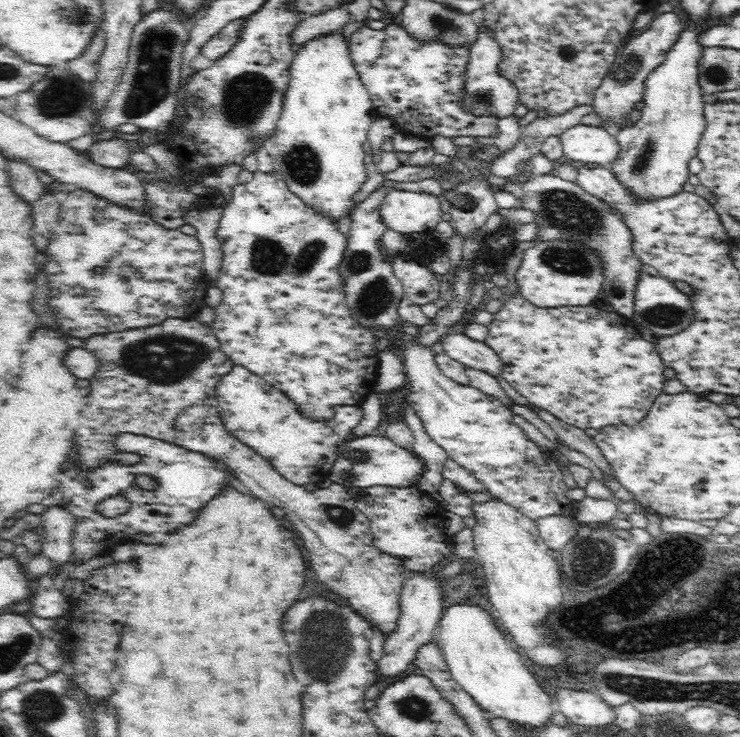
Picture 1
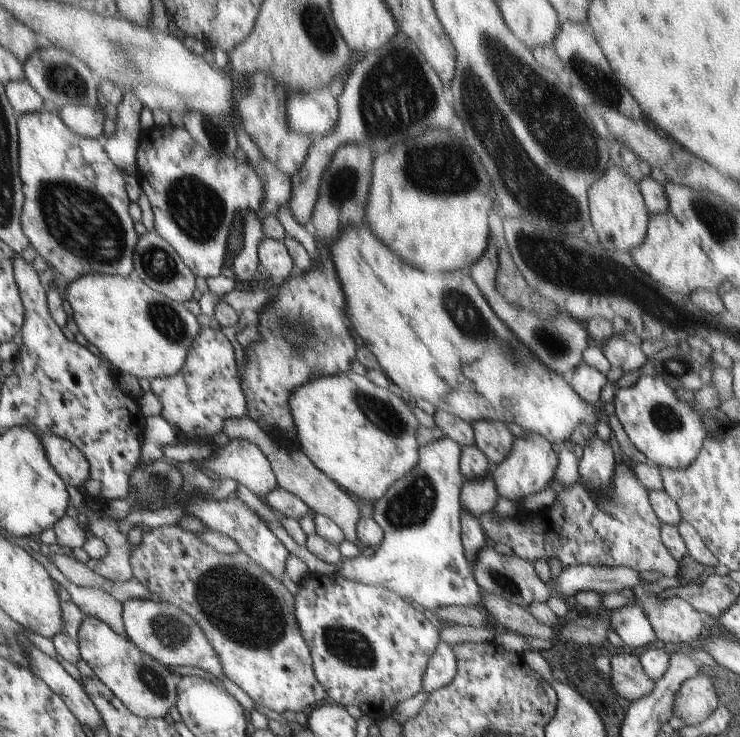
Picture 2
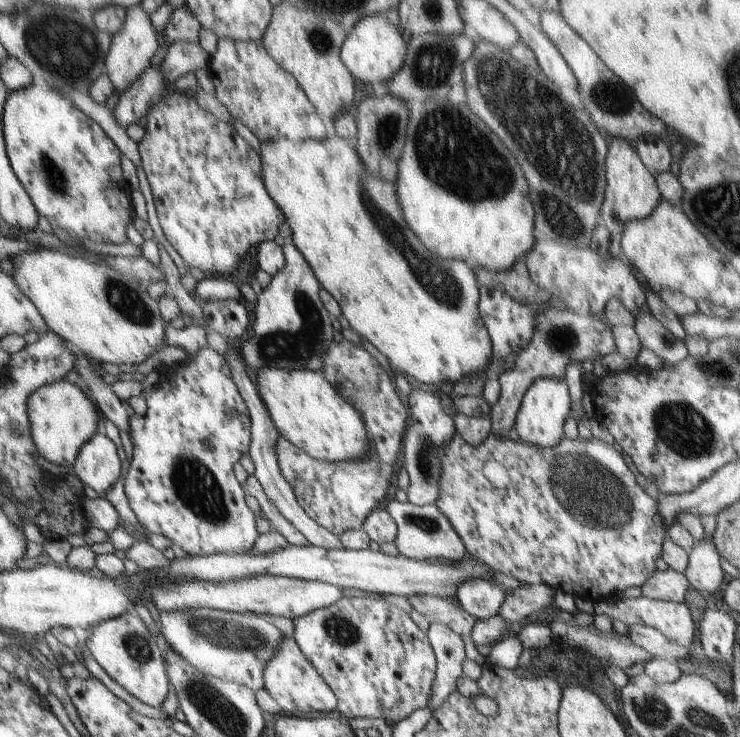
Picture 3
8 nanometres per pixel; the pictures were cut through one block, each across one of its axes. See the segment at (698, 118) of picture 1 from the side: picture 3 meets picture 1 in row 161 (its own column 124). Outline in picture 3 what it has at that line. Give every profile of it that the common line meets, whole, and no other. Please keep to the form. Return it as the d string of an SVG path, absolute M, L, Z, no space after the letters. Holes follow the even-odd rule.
M134 612L104 621L92 631L87 640L87 649L107 673L125 688L136 700L154 708L162 707L170 682L166 676L166 664L158 650L156 638L146 624L134 616Z

